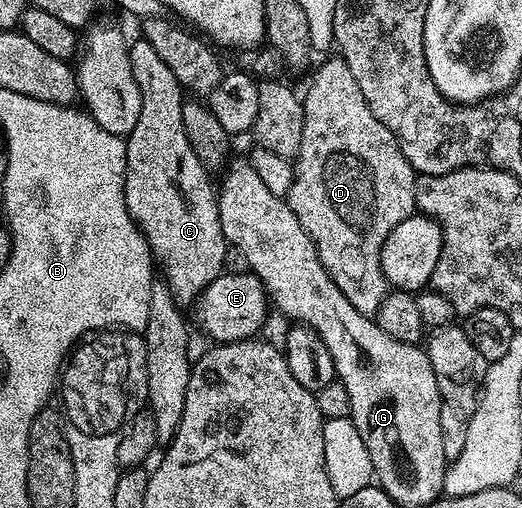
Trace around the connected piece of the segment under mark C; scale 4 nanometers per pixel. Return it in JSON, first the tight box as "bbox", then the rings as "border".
{"bbox":[125,41,227,303],"border":[[[130,41],[128,47],[131,76],[135,76],[135,84],[139,84],[141,107],[135,128],[125,138],[125,203],[134,224],[149,245],[149,253],[153,255],[169,291],[178,303],[192,303],[205,291],[207,284],[223,273],[225,266],[227,243],[218,222],[215,186],[209,183],[210,175],[205,165],[199,156],[195,156],[187,132],[183,132],[183,91],[171,68],[159,60],[159,52],[155,52],[149,42]]]}

